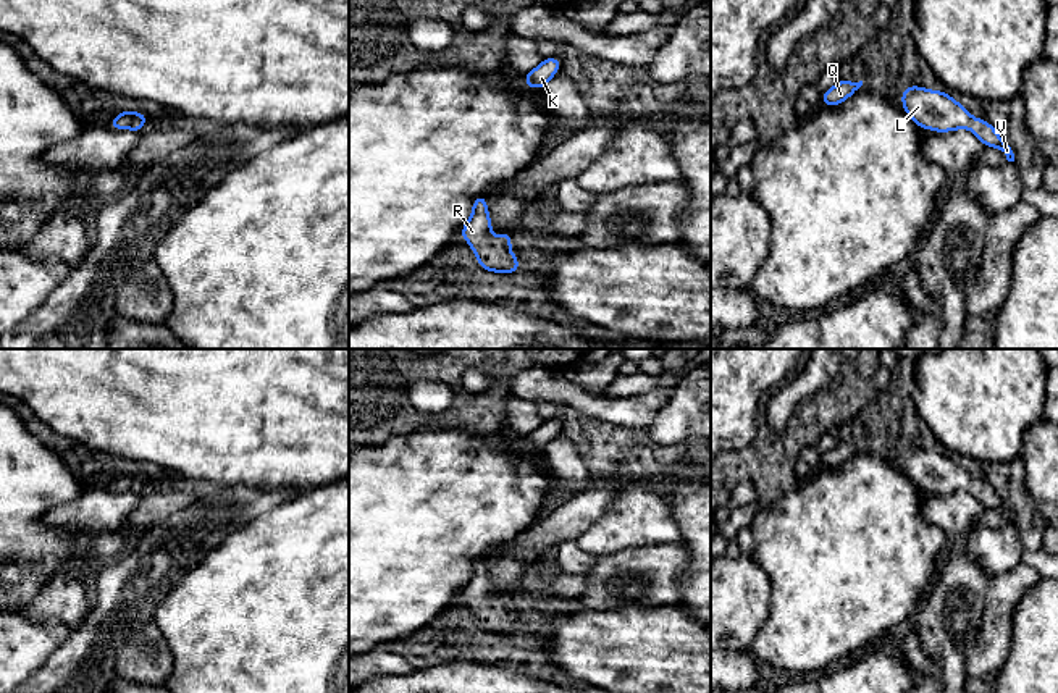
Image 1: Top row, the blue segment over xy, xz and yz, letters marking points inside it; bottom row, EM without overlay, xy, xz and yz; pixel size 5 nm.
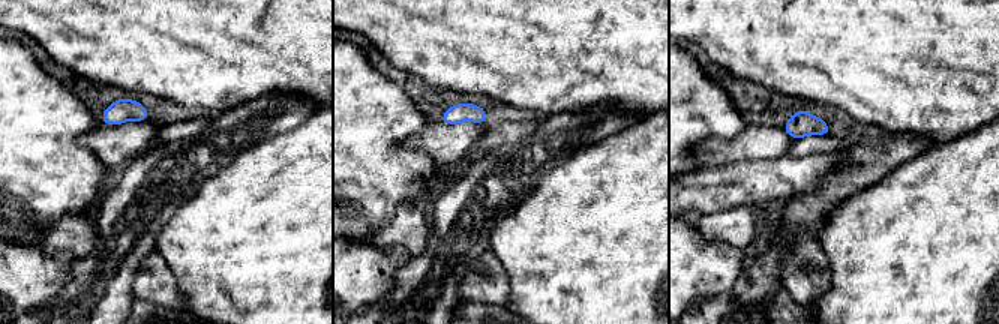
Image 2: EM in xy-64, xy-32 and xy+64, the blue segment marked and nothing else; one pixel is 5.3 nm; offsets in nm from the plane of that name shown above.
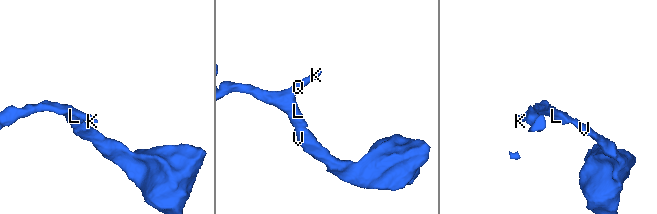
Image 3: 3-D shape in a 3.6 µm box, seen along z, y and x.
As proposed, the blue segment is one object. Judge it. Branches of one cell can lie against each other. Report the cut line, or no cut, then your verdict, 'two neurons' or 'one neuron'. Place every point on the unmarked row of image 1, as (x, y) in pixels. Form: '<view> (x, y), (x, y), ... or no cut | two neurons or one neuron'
no cut | one neuron

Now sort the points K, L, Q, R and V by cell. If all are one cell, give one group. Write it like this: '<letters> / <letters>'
K L Q R V

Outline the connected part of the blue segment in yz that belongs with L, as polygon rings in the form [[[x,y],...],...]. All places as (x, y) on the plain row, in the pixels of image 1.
[[[909,447],[901,452],[905,475],[921,489],[935,494],[971,491],[985,509],[997,509],[1014,523],[1011,509],[998,498],[995,489],[980,480],[972,480],[969,472],[942,452]]]

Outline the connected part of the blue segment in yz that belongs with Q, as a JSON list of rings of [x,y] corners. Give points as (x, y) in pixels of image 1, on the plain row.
[[[840,441],[833,449],[822,454],[821,467],[837,468],[851,459],[861,447],[863,443],[853,444],[848,441]]]

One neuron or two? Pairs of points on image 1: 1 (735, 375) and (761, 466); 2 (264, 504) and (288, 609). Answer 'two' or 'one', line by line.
1: two
2: two

